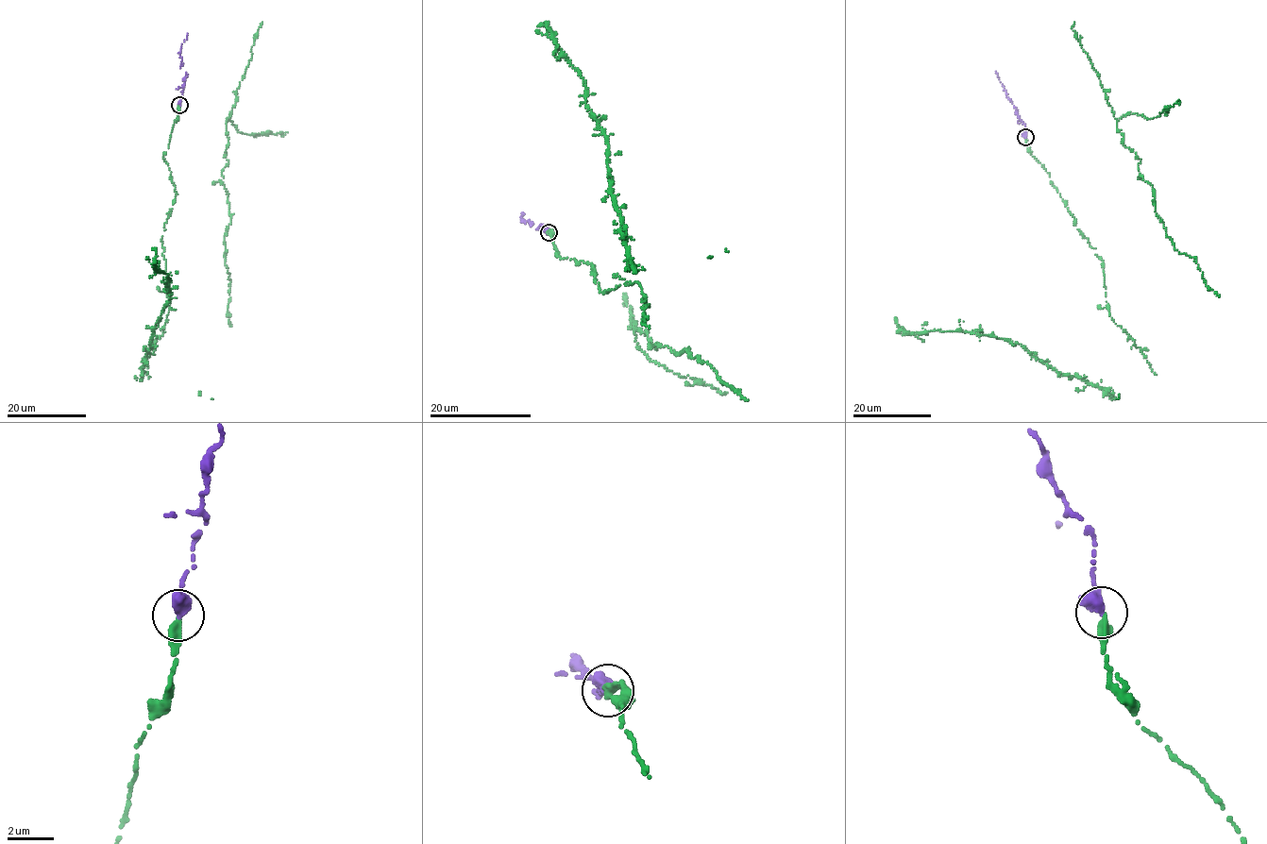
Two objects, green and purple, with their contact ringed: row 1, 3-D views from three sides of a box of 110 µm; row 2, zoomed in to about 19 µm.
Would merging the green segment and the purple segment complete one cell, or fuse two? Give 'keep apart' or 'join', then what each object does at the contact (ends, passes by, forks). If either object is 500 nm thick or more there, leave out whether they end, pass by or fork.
join | green ends | purple ends

